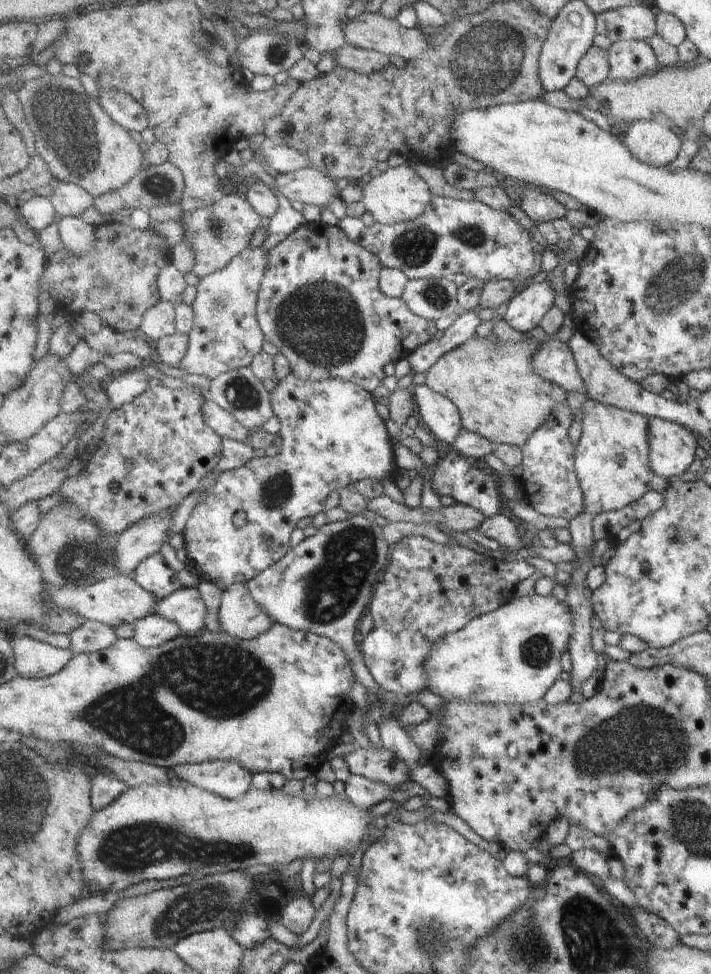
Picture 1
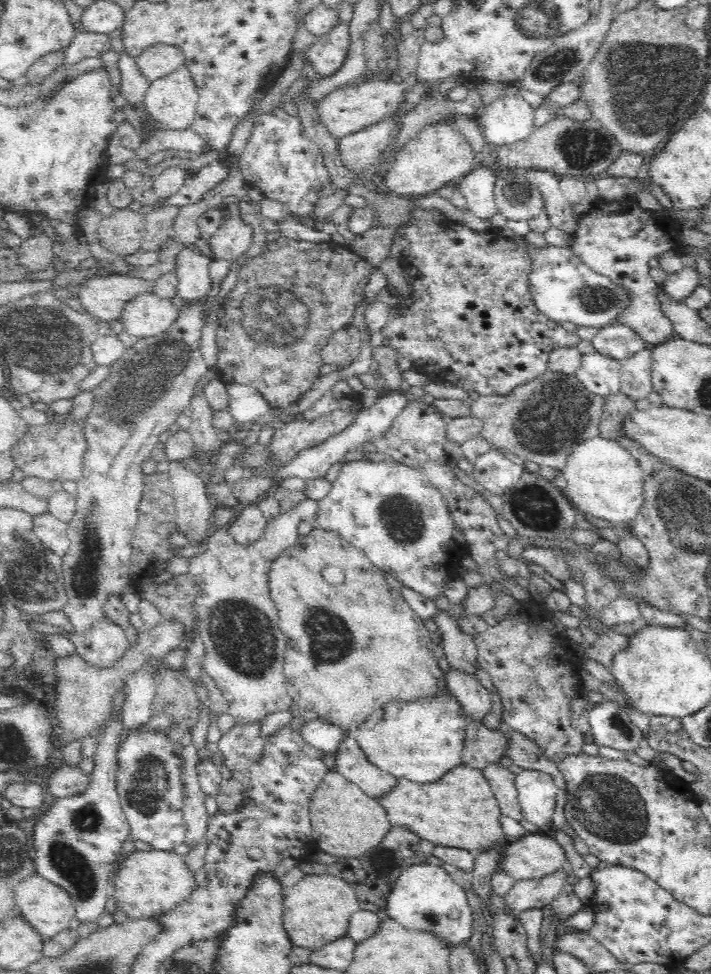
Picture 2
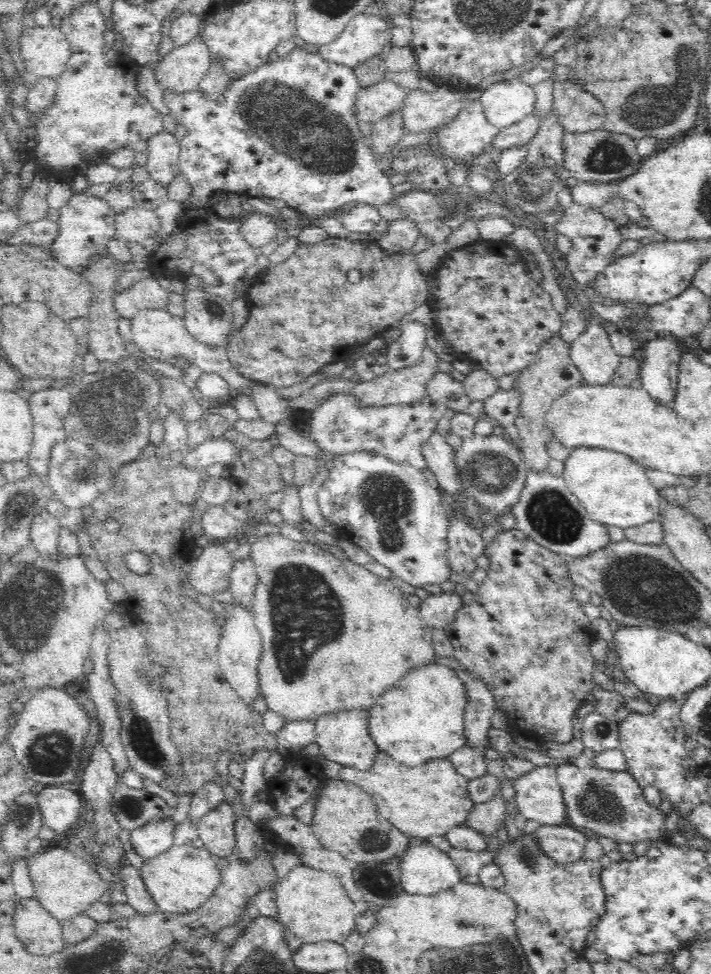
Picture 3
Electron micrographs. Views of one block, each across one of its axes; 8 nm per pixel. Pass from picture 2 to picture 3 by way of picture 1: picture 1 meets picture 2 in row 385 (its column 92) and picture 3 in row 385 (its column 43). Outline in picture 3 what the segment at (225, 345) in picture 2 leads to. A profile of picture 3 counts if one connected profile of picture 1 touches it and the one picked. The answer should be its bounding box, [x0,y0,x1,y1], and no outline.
[227,237,430,387]

